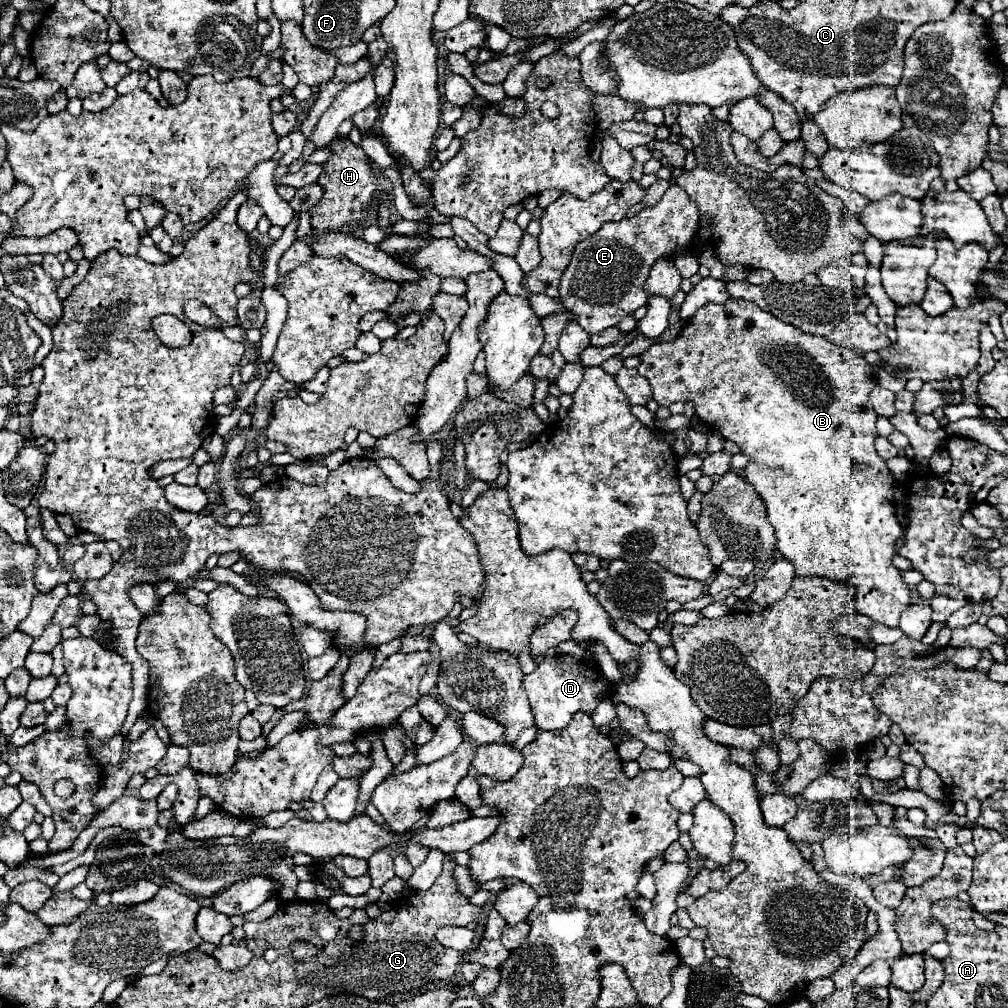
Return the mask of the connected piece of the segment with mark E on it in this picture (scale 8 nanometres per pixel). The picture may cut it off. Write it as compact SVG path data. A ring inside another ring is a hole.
M673 184L665 196L661 198L659 204L641 210L633 218L623 218L621 222L607 222L603 224L593 236L583 240L581 244L575 246L573 258L561 278L561 302L567 310L571 310L579 324L585 328L587 334L597 334L603 332L609 326L617 326L623 316L633 314L639 306L647 304L647 292L643 290L643 284L649 276L649 270L653 262L657 262L663 256L677 256L677 254L689 254L695 252L693 246L693 236L697 232L697 222L699 222L699 210L697 206L689 200L687 192L681 190L681 186Z

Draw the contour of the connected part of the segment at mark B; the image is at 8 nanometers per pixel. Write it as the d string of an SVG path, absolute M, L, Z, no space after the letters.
M729 300L725 304L707 304L693 318L689 318L679 332L677 340L673 342L661 342L653 344L647 352L641 354L641 364L637 366L639 374L649 380L653 388L653 400L659 406L671 406L675 402L693 402L697 410L697 418L709 428L709 430L721 430L721 436L725 440L731 440L739 446L739 450L749 456L749 464L743 470L745 482L749 482L761 500L765 502L767 508L767 518L775 528L775 536L779 540L777 548L779 552L795 564L795 574L797 576L821 576L837 582L847 582L853 586L851 602L849 608L853 614L863 614L869 616L873 622L895 628L899 624L899 614L911 604L911 590L903 582L901 572L893 566L893 556L895 556L895 542L903 536L903 528L895 518L895 502L893 502L893 484L895 478L891 476L885 460L881 460L875 452L873 440L879 436L875 430L877 414L871 408L869 394L877 384L875 374L871 372L869 364L865 362L863 352L849 350L843 346L837 346L821 336L805 334L801 328L795 328L791 324L785 324L783 320L775 318L771 312L759 310L753 302L737 302Z

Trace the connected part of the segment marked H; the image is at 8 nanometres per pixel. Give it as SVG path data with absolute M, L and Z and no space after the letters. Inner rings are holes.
M335 134L335 140L331 140L327 148L331 150L331 156L327 162L323 162L325 172L317 180L317 184L323 188L323 196L319 204L309 210L311 228L341 230L351 222L363 222L369 218L369 206L377 196L377 174L373 164L369 164L369 158L365 158L363 148L353 146L347 136Z

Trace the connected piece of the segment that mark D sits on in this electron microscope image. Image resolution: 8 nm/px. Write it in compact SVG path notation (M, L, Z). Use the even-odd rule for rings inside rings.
M555 654L553 658L541 660L535 672L523 676L523 688L535 716L535 726L539 730L559 730L569 724L575 712L585 712L591 716L599 702L613 696L617 686L603 676L599 666L579 660L571 654Z

